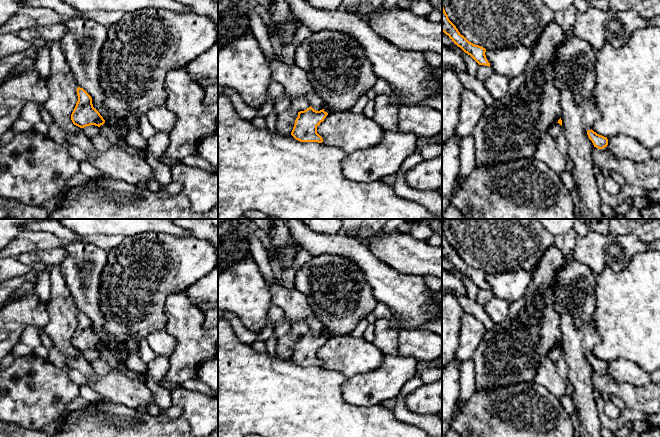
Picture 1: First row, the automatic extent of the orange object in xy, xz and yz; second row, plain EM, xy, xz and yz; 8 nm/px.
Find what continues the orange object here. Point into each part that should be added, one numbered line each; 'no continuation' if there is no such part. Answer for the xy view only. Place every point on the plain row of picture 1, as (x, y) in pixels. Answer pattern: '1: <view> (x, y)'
no continuation

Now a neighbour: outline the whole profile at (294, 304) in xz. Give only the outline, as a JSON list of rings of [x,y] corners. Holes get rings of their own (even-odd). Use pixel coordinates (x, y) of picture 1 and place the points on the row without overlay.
[[[276,273],[276,280],[268,285],[271,294],[271,302],[280,307],[286,320],[291,324],[305,321],[315,314],[309,306],[306,297],[294,288],[286,288],[282,284],[280,273]]]

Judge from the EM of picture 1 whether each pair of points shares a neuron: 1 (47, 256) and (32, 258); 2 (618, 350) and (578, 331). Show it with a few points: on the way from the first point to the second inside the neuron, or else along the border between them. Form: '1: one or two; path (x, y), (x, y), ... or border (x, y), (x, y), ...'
1: one; path (43, 256), (36, 257)
2: two; border (594, 318), (594, 327), (599, 341), (591, 352)

